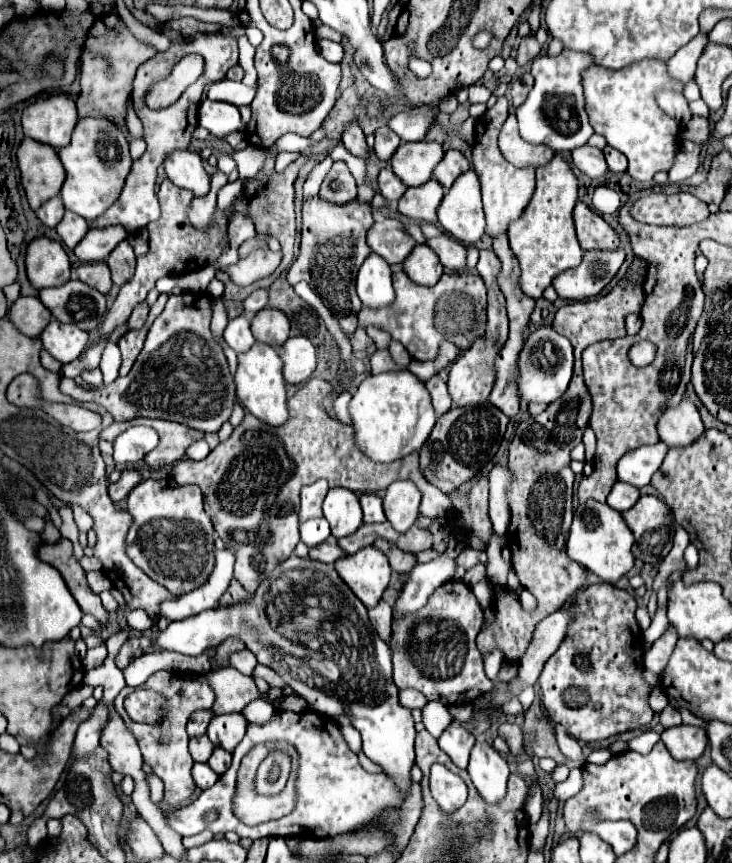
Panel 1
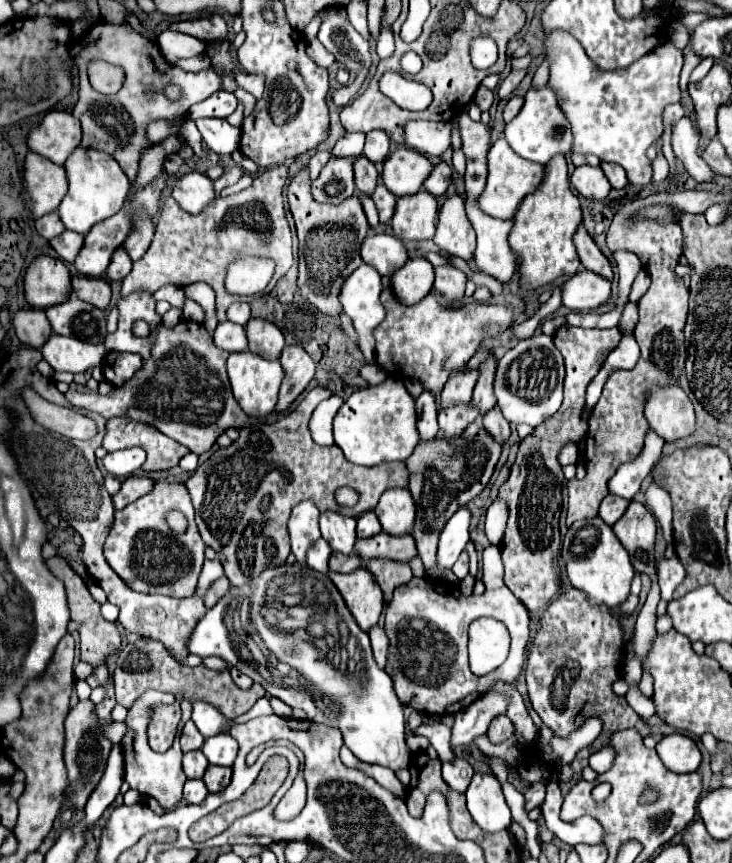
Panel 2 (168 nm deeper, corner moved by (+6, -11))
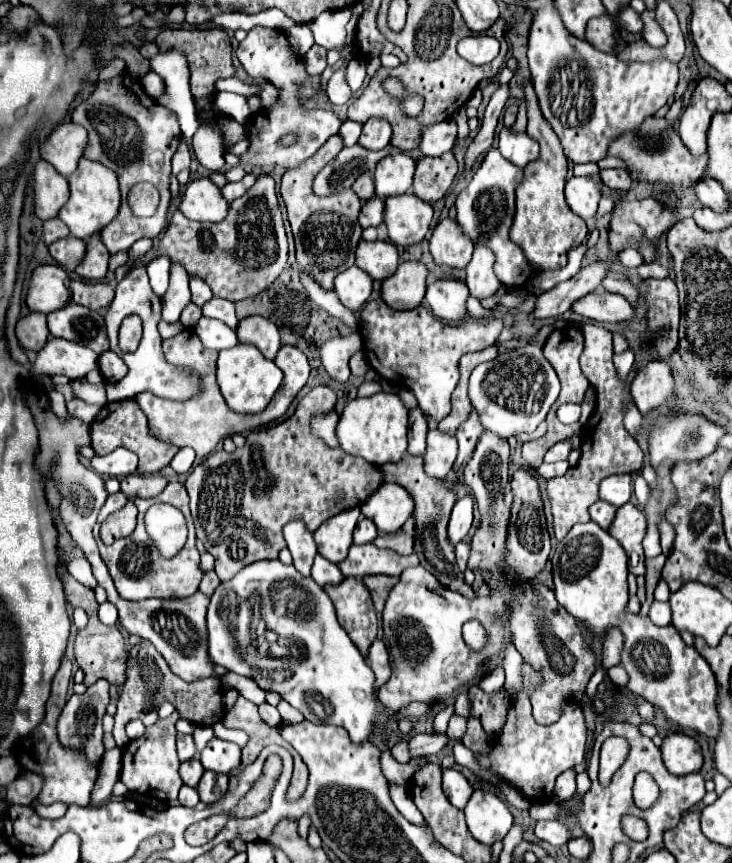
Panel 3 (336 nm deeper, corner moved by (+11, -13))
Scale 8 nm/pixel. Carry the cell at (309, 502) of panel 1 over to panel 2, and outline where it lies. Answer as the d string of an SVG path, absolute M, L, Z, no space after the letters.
M311 500L297 504L291 512L287 528L291 536L291 552L295 554L299 564L305 564L307 550L321 538L317 506Z

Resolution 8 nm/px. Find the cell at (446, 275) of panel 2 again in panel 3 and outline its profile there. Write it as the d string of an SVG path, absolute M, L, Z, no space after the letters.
M442 278L428 286L426 304L432 308L434 316L444 322L460 322L466 318L466 298L468 288L462 280Z

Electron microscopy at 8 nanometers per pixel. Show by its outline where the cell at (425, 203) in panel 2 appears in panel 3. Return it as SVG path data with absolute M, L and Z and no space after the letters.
M402 194L402 196L392 196L386 198L386 208L384 208L384 224L388 226L388 238L396 246L410 246L418 244L424 240L426 232L430 230L432 222L432 206L414 194Z

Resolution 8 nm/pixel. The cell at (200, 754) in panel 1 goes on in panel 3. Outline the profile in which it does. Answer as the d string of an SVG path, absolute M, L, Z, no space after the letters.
M192 758L192 760L180 764L180 776L182 776L184 784L188 784L188 786L196 786L202 774L204 774L204 768L198 758Z

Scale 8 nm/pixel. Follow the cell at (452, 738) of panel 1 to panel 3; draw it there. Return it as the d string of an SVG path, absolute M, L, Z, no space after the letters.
M454 768L450 770L442 770L442 790L446 794L446 798L456 806L456 808L464 808L470 794L472 794L472 786L466 780L466 776Z

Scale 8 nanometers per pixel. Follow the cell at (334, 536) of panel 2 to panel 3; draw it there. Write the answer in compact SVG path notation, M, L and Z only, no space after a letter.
M352 508L322 522L320 528L314 532L318 554L334 564L342 562L348 556L348 548L352 546L352 530L358 522L358 516L360 510Z

